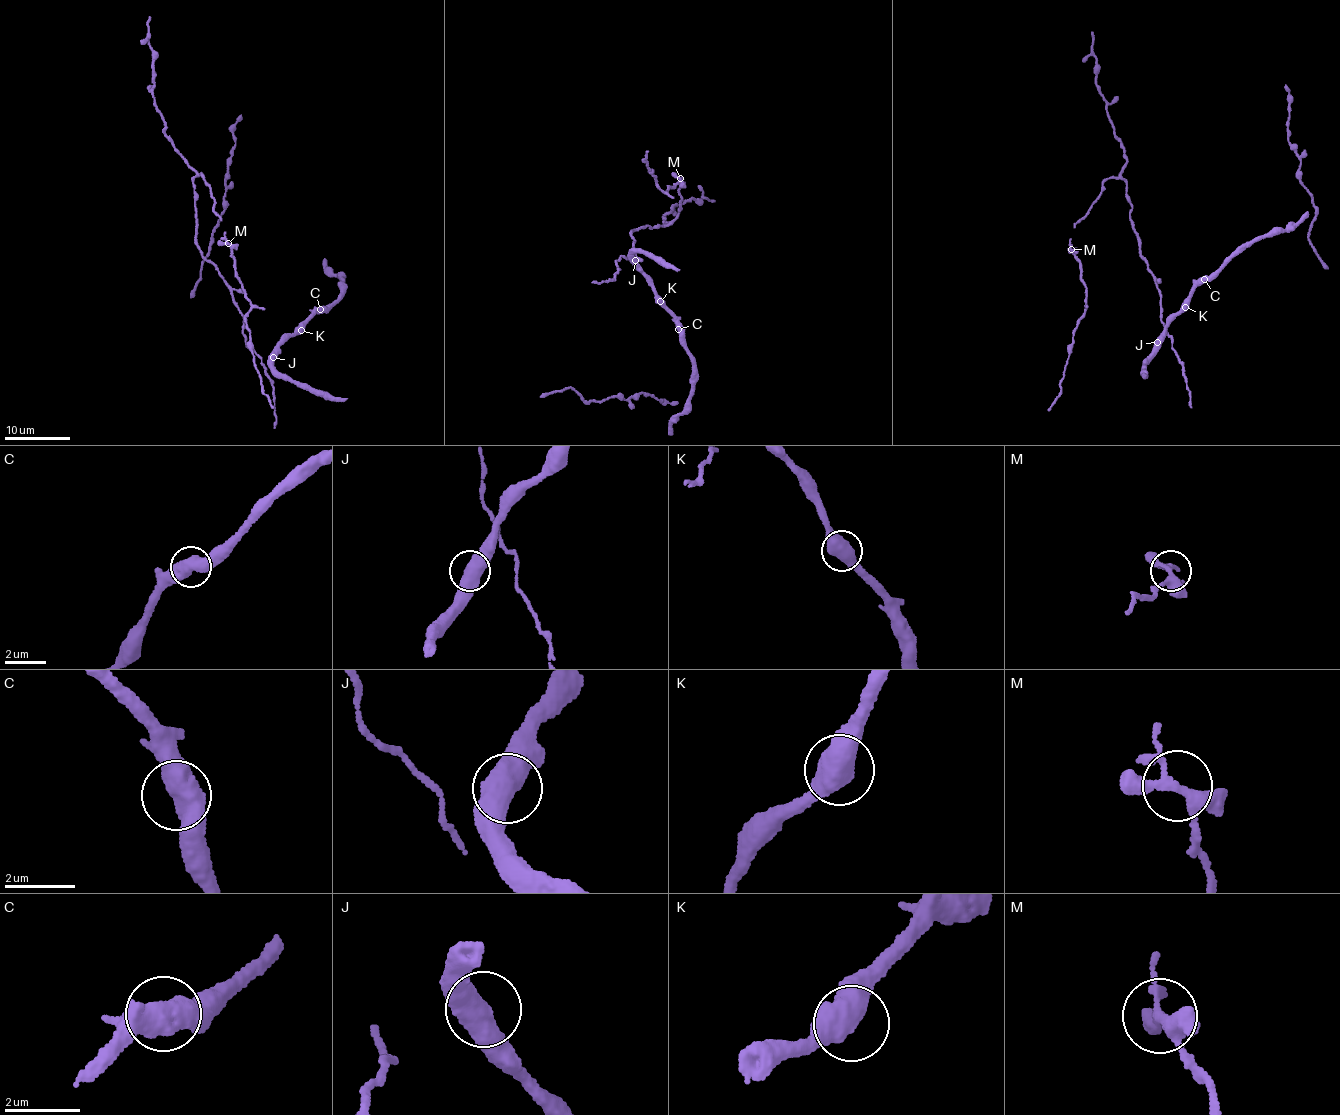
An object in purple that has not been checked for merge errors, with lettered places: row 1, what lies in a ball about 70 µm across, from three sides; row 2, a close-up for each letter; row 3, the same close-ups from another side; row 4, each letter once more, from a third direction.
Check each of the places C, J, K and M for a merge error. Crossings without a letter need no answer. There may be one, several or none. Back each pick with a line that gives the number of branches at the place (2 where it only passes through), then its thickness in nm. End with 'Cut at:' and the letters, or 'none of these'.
Cut at: none of these

